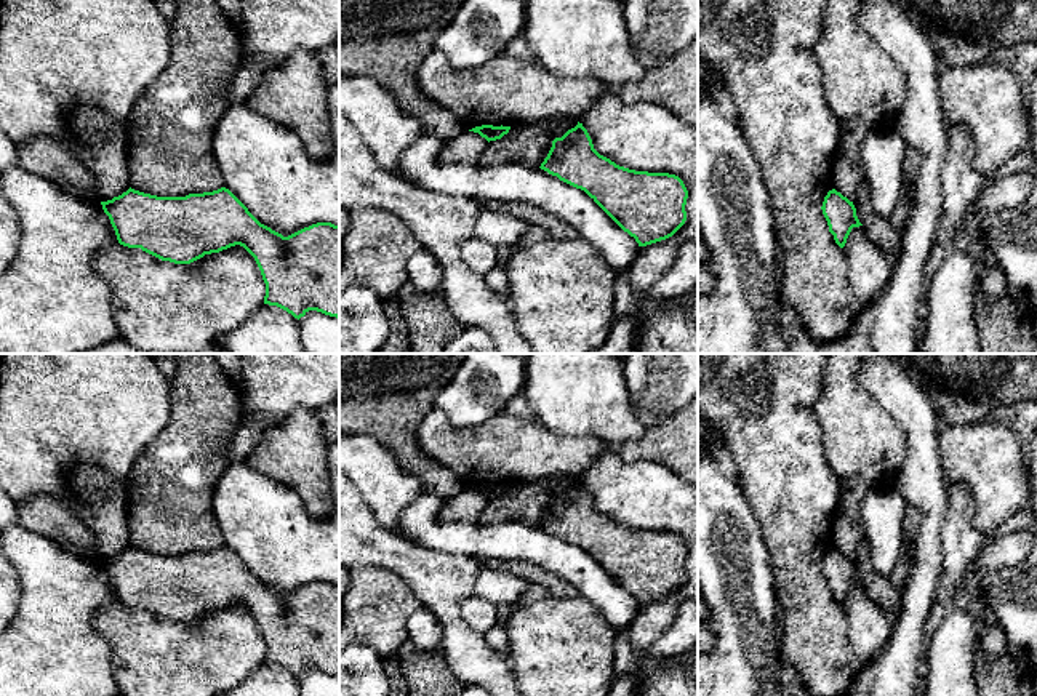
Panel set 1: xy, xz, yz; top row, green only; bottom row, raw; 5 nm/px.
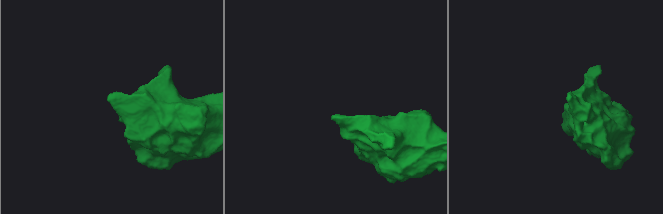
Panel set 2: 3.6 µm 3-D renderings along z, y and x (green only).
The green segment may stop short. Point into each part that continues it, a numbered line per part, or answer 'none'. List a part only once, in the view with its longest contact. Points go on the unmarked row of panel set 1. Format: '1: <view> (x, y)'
none

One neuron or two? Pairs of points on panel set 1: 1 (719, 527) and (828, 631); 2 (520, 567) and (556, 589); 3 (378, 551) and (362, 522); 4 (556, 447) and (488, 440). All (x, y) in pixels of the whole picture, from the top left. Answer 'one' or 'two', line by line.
1: two
2: one
3: one
4: one

